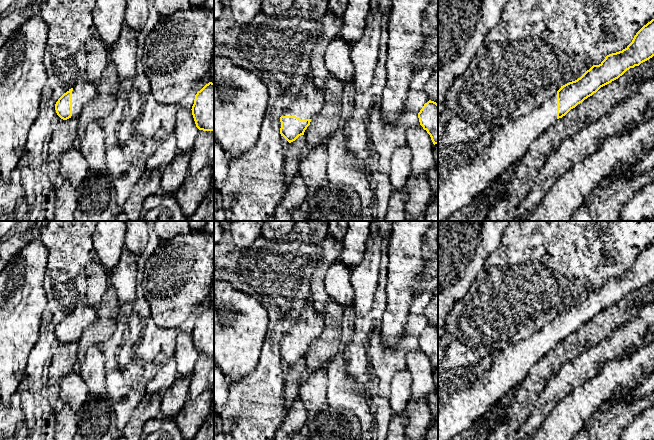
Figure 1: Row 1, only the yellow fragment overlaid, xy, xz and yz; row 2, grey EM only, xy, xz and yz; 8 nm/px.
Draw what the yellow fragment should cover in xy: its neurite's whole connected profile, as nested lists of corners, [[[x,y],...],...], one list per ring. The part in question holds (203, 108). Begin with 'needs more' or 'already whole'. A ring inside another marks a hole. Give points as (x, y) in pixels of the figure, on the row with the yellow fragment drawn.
already whole; [[[209,82],[197,92],[191,110],[199,130],[214,131],[214,83]]]

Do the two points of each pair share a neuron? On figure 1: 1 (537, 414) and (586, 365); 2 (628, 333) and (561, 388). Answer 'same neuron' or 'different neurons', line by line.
1: same neuron
2: same neuron

